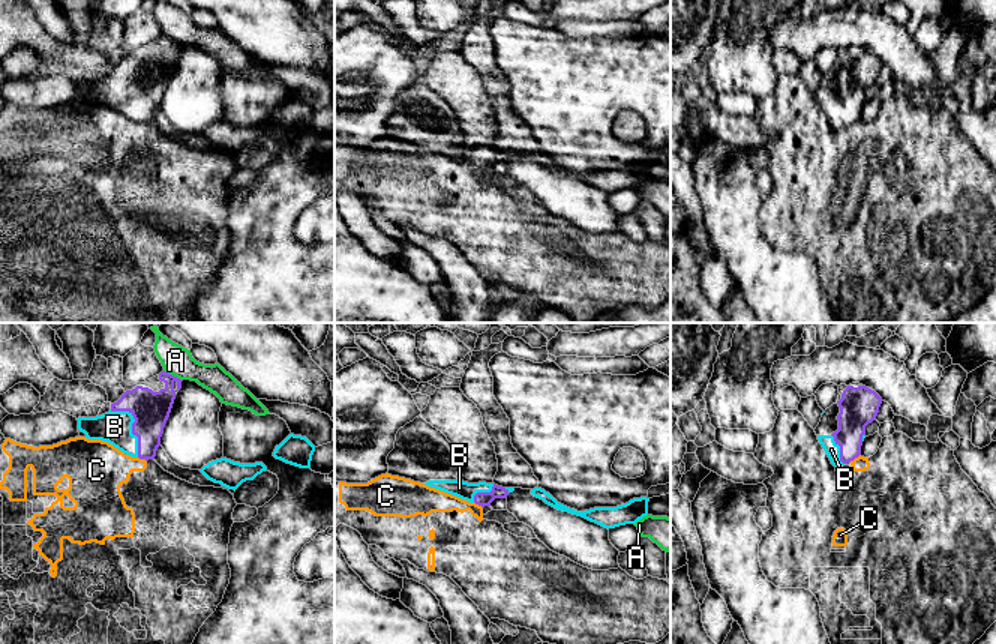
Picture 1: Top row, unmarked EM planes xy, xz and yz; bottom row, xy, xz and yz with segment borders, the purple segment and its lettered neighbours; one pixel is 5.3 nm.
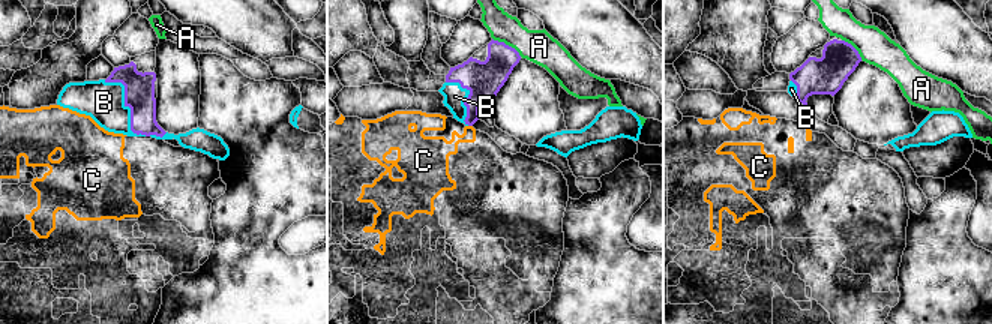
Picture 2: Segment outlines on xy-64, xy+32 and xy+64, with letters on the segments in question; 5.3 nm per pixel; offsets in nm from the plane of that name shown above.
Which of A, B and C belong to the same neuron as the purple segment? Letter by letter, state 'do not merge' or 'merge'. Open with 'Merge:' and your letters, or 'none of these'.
Merge: B
A: do not merge
B: merge
C: do not merge

